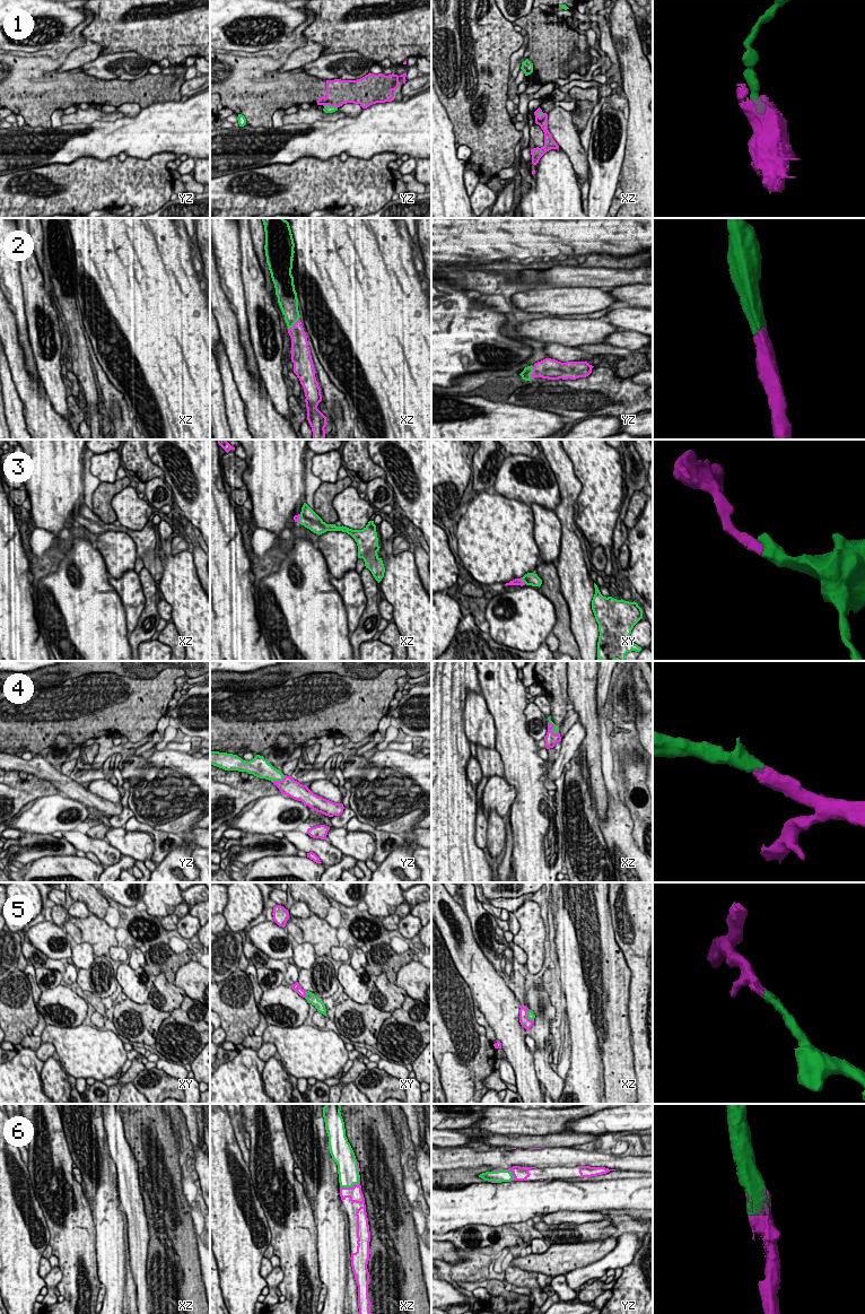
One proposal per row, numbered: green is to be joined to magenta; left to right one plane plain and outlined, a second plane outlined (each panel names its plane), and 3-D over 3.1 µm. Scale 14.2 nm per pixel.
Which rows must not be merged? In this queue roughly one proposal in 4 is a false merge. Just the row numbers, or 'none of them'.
1

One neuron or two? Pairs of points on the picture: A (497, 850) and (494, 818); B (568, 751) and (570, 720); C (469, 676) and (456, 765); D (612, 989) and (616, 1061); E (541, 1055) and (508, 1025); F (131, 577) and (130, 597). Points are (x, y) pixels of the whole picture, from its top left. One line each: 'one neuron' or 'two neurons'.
A: one neuron
B: two neurons
C: one neuron
D: one neuron
E: two neurons
F: one neuron

